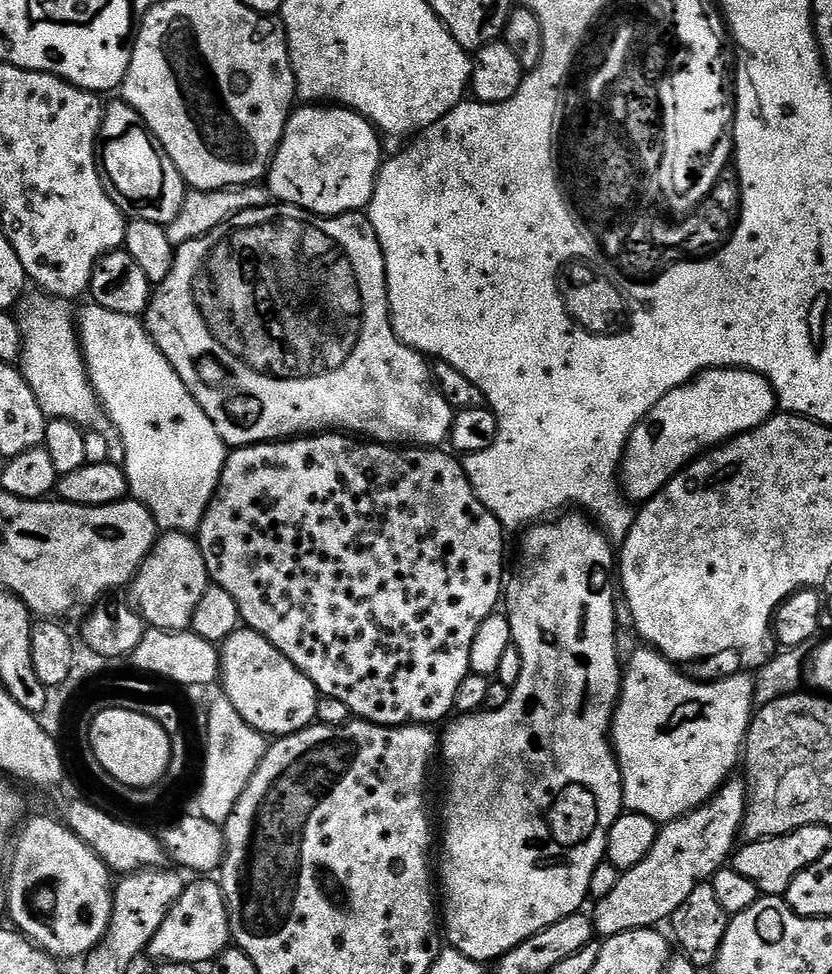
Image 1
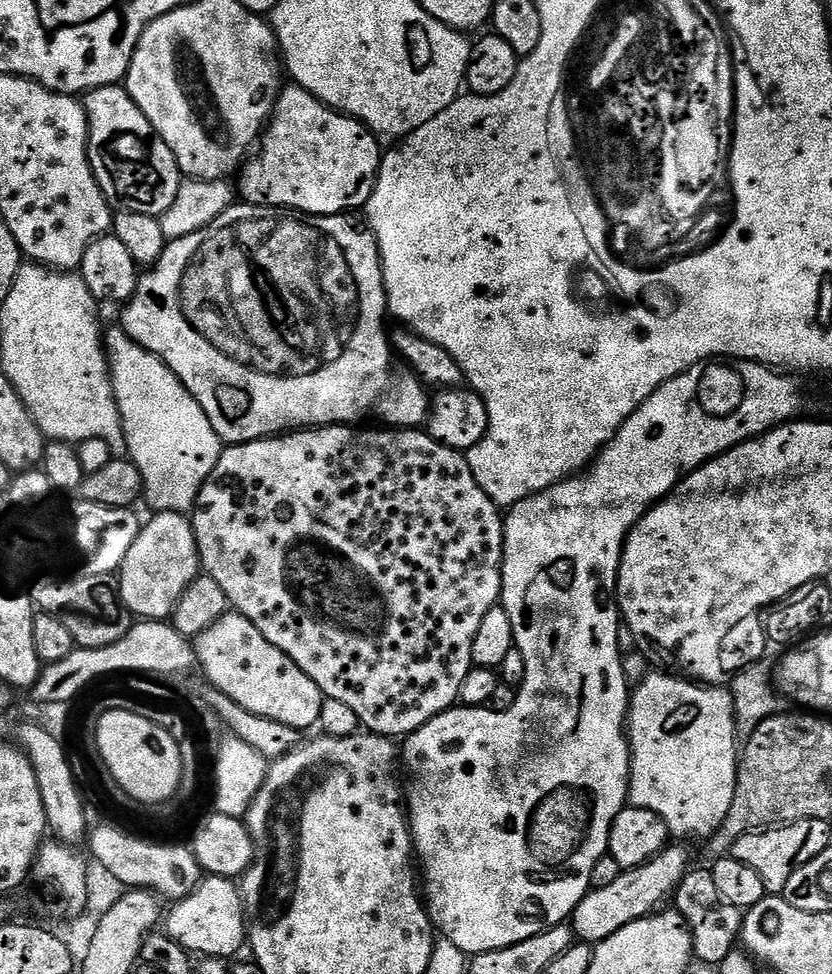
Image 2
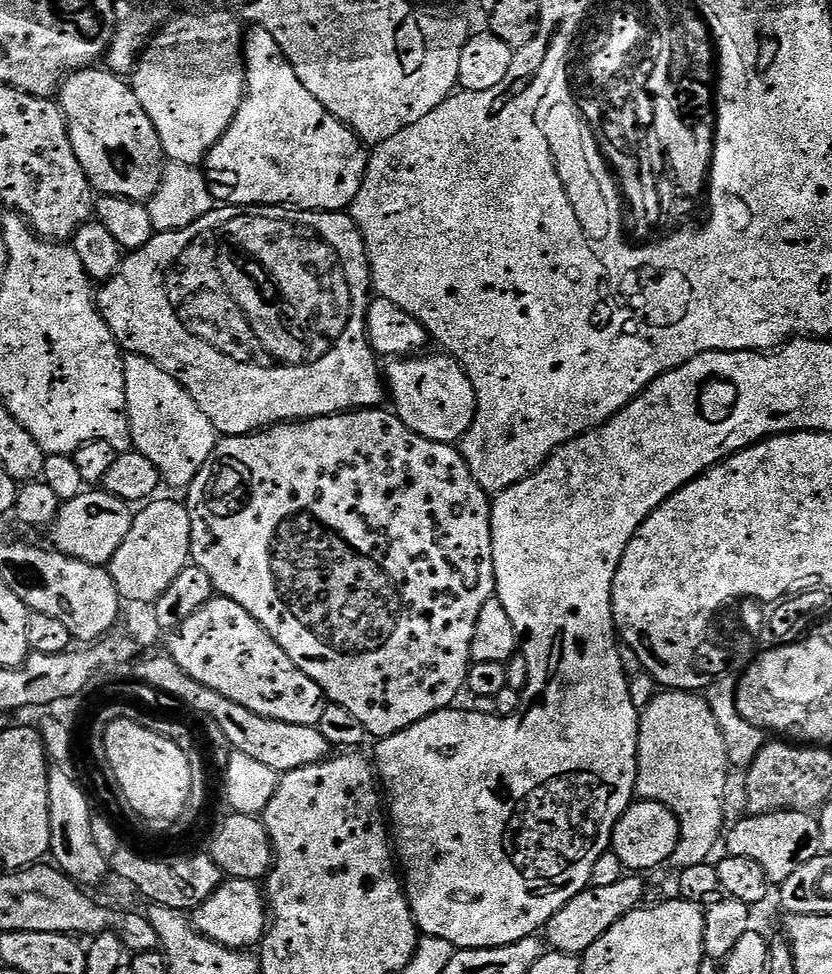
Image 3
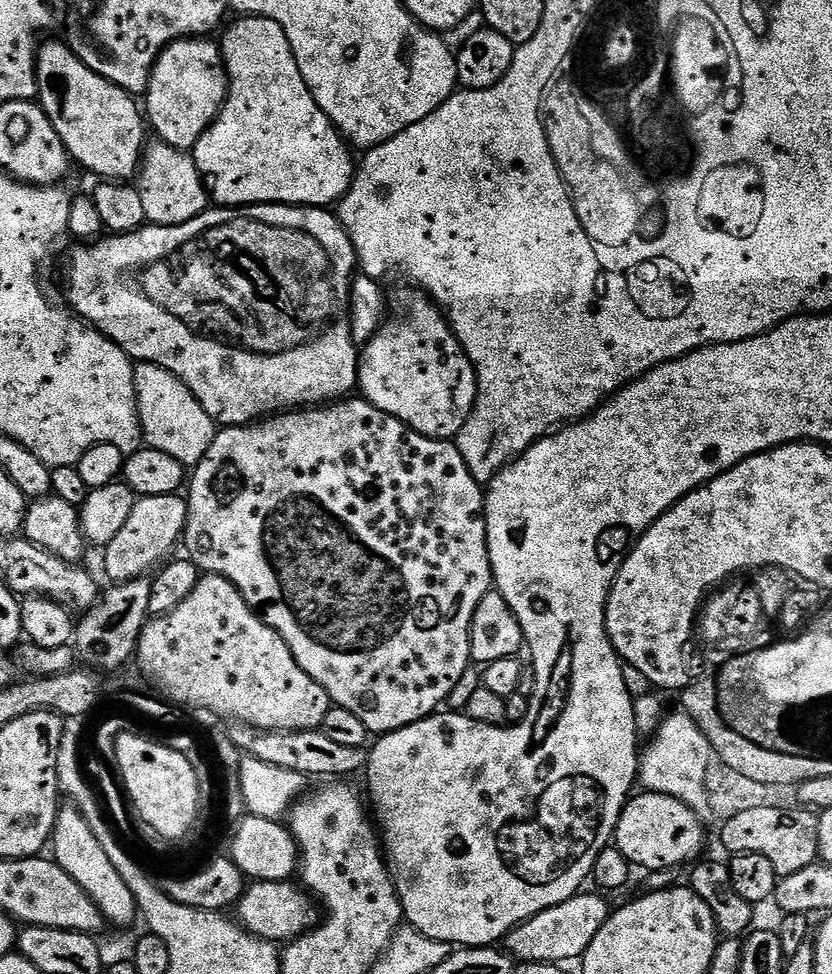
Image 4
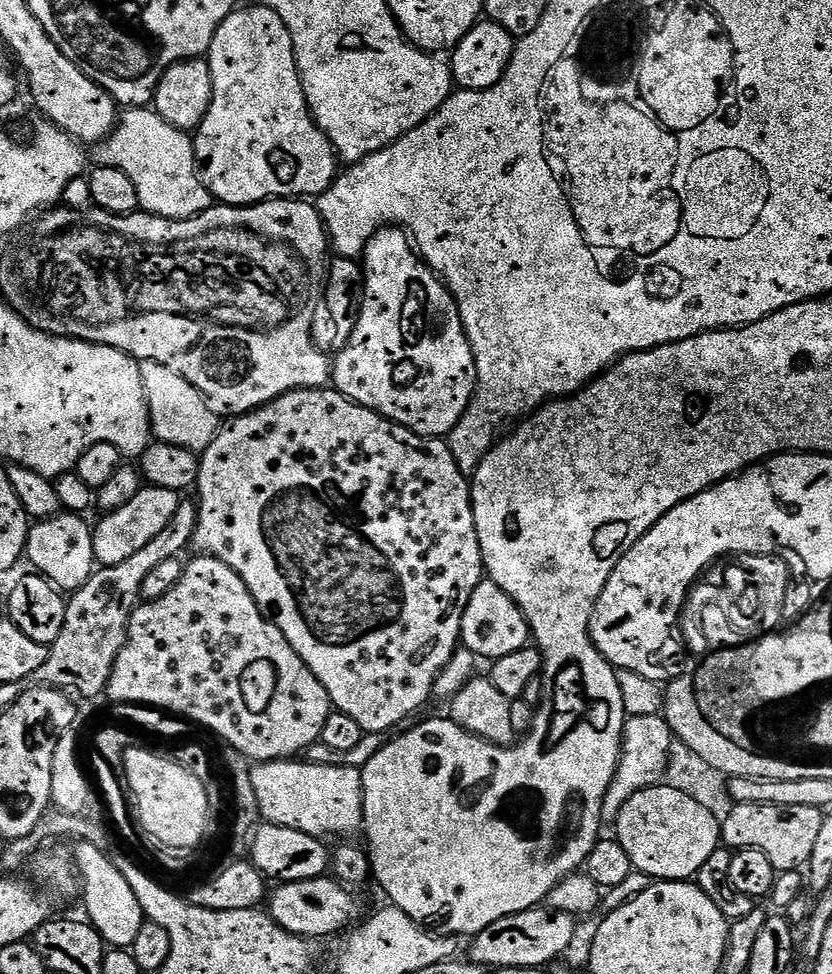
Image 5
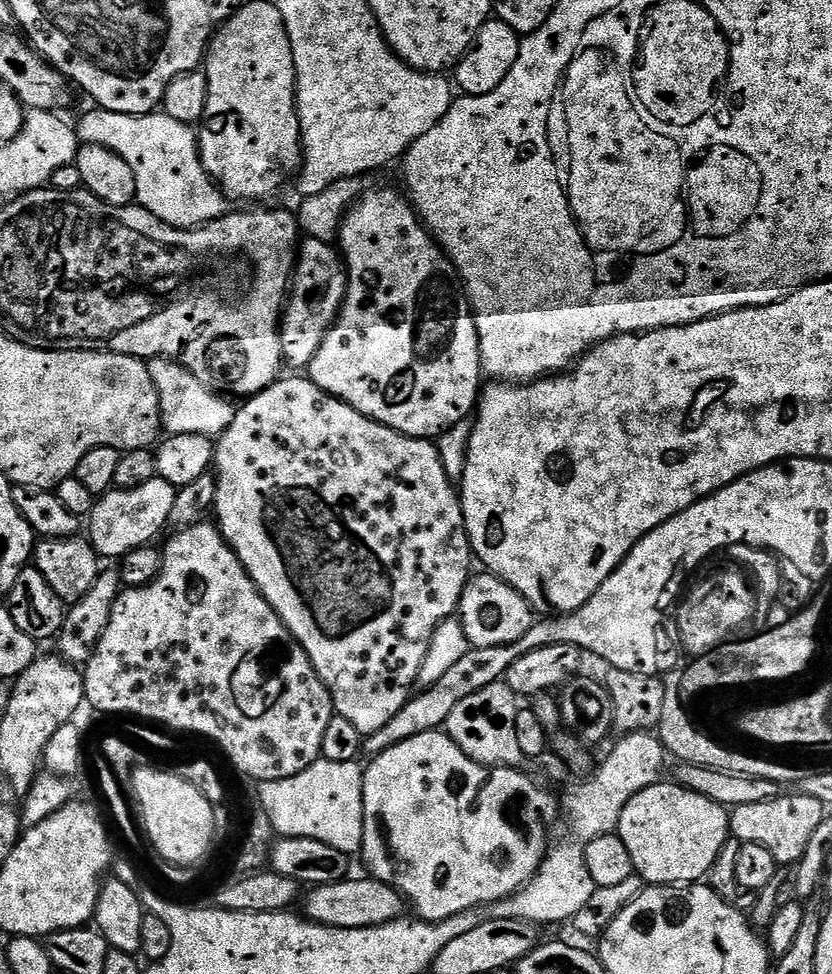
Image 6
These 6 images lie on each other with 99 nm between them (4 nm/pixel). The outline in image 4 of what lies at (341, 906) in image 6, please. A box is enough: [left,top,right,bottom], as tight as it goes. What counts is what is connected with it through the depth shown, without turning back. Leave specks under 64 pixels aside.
[239,880,322,942]

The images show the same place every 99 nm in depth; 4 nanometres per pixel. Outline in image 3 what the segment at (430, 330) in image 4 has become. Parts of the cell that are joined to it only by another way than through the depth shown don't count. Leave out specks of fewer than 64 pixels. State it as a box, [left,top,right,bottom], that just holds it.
[386,354,476,445]

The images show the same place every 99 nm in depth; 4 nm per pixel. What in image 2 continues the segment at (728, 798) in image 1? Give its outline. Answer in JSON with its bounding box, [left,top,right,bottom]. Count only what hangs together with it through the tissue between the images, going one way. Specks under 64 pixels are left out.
[570,843,690,946]

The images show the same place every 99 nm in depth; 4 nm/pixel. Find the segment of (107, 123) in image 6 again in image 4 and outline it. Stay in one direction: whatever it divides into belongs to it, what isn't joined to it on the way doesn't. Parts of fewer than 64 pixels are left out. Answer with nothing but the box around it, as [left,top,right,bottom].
[138,142,210,226]

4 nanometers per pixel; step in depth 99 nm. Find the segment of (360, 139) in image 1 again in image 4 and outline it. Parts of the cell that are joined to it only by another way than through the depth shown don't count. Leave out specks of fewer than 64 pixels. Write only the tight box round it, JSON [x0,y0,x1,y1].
[190,15,358,208]

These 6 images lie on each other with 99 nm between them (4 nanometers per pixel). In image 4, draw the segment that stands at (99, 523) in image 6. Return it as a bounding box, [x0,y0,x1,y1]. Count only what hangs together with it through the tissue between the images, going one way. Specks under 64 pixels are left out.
[103,495,188,584]

